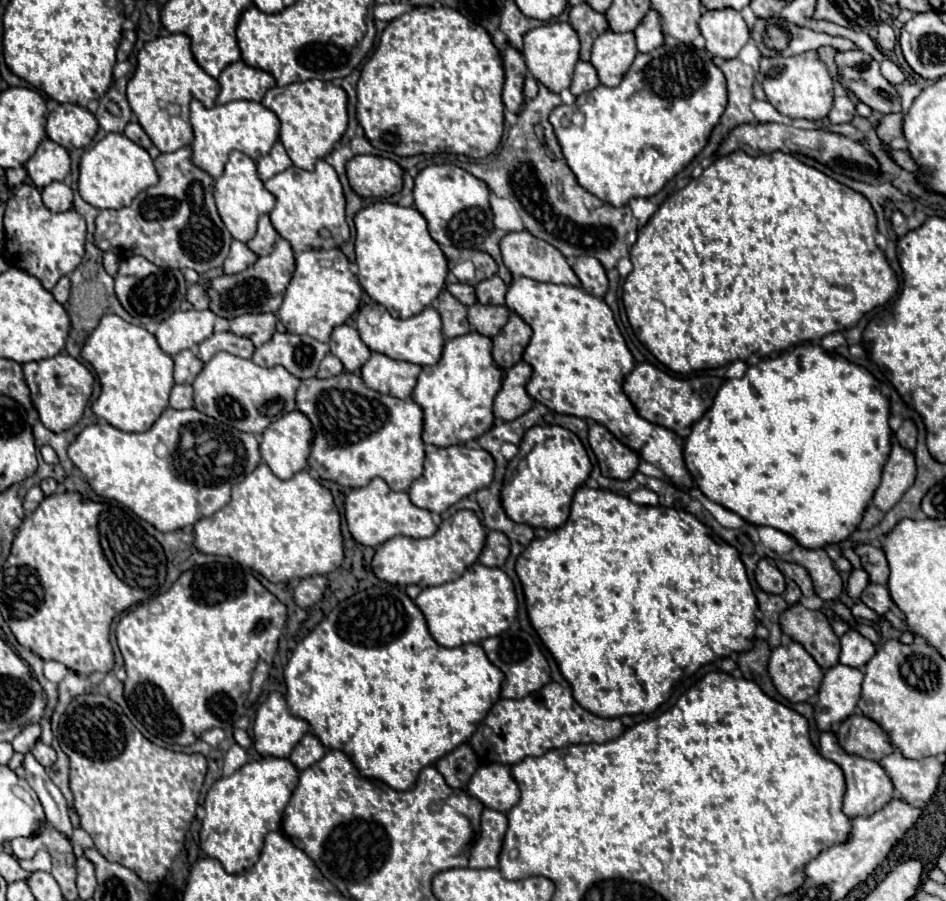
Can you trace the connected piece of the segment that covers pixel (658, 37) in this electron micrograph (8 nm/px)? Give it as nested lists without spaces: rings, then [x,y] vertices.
[[[650,10],[644,20],[634,30],[636,34],[636,46],[638,52],[652,52],[654,48],[664,44],[664,32],[660,24],[660,14],[656,10]]]

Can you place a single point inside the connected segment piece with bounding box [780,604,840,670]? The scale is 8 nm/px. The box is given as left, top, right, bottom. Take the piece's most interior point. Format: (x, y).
(811, 628)

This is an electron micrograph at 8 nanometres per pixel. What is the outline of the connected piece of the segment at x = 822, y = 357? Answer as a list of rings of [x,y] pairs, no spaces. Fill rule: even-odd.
[[[806,344],[796,346],[794,350],[780,354],[772,360],[762,360],[756,366],[750,366],[750,370],[744,374],[742,380],[726,380],[722,388],[718,390],[712,410],[708,410],[694,426],[690,436],[684,442],[684,460],[686,468],[692,474],[696,486],[714,502],[722,504],[724,508],[736,512],[744,520],[756,524],[756,526],[772,526],[776,530],[782,530],[798,540],[804,548],[824,548],[826,544],[842,542],[846,540],[860,524],[864,510],[868,502],[874,496],[874,490],[880,484],[880,472],[888,458],[888,452],[892,448],[892,430],[888,424],[890,418],[890,402],[886,396],[880,394],[878,380],[862,366],[856,366],[848,362],[844,356],[826,352],[820,344]]]

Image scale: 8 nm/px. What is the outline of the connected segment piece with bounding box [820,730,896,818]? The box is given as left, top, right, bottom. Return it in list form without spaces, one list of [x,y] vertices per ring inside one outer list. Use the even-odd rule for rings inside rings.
[[[828,730],[822,732],[820,736],[820,754],[832,762],[836,762],[846,776],[846,796],[844,796],[844,814],[854,818],[854,816],[870,816],[872,812],[884,808],[884,804],[888,804],[888,800],[892,800],[896,796],[894,784],[890,780],[890,776],[884,772],[884,768],[880,766],[880,762],[874,760],[866,760],[858,754],[848,754],[844,752],[844,748],[838,742],[838,736]]]

